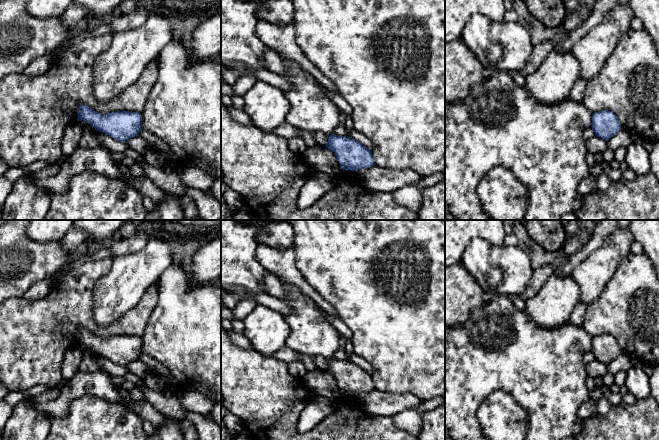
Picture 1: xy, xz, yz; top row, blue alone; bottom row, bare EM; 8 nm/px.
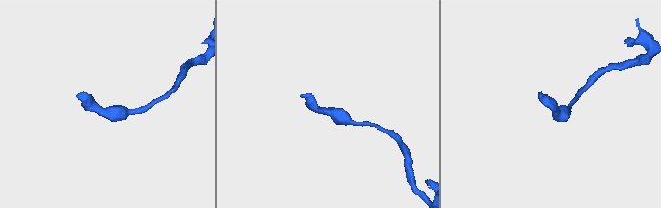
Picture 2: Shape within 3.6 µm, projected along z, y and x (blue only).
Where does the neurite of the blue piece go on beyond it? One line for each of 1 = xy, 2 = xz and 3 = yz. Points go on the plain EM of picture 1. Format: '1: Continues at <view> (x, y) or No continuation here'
1: No continuation here
2: No continuation here
3: No continuation here

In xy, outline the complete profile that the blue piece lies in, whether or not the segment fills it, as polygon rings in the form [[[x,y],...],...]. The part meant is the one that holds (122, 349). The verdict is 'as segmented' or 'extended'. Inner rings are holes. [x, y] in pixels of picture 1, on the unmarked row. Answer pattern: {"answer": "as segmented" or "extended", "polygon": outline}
{"answer": "as segmented", "polygon": [[[80,329],[77,345],[81,344],[92,349],[96,355],[122,366],[139,360],[143,354],[140,336],[117,335],[103,339],[87,329]]]}

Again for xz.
{"answer": "as segmented", "polygon": [[[331,358],[325,371],[335,377],[343,394],[356,396],[376,389],[372,375],[352,361]]]}

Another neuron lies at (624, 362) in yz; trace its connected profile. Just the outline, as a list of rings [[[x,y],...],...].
[[[621,353],[618,357],[616,357],[613,361],[611,361],[607,365],[607,370],[608,370],[608,373],[612,375],[615,375],[616,373],[618,373],[621,370],[627,372],[637,362],[638,361],[635,358],[625,353]]]

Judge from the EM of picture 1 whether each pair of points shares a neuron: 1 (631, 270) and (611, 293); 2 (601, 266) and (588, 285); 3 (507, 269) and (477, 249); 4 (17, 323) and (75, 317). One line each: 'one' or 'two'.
1: one
2: one
3: one
4: one

